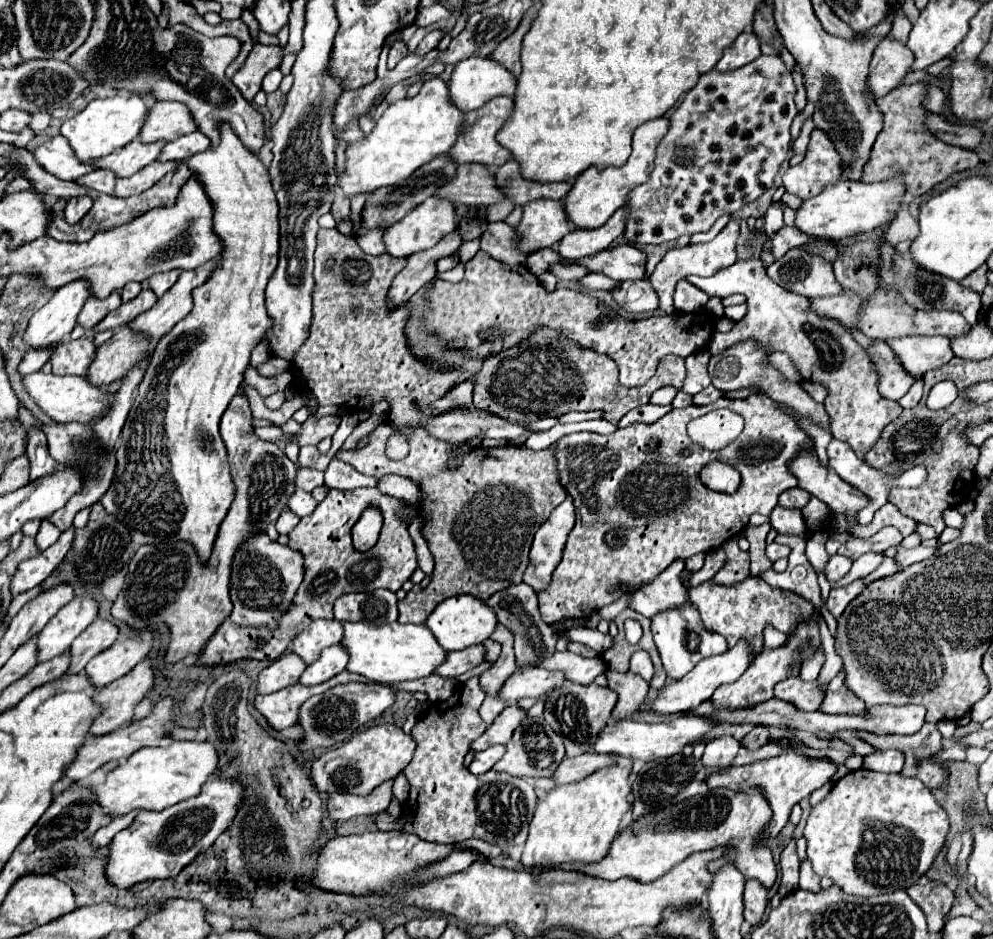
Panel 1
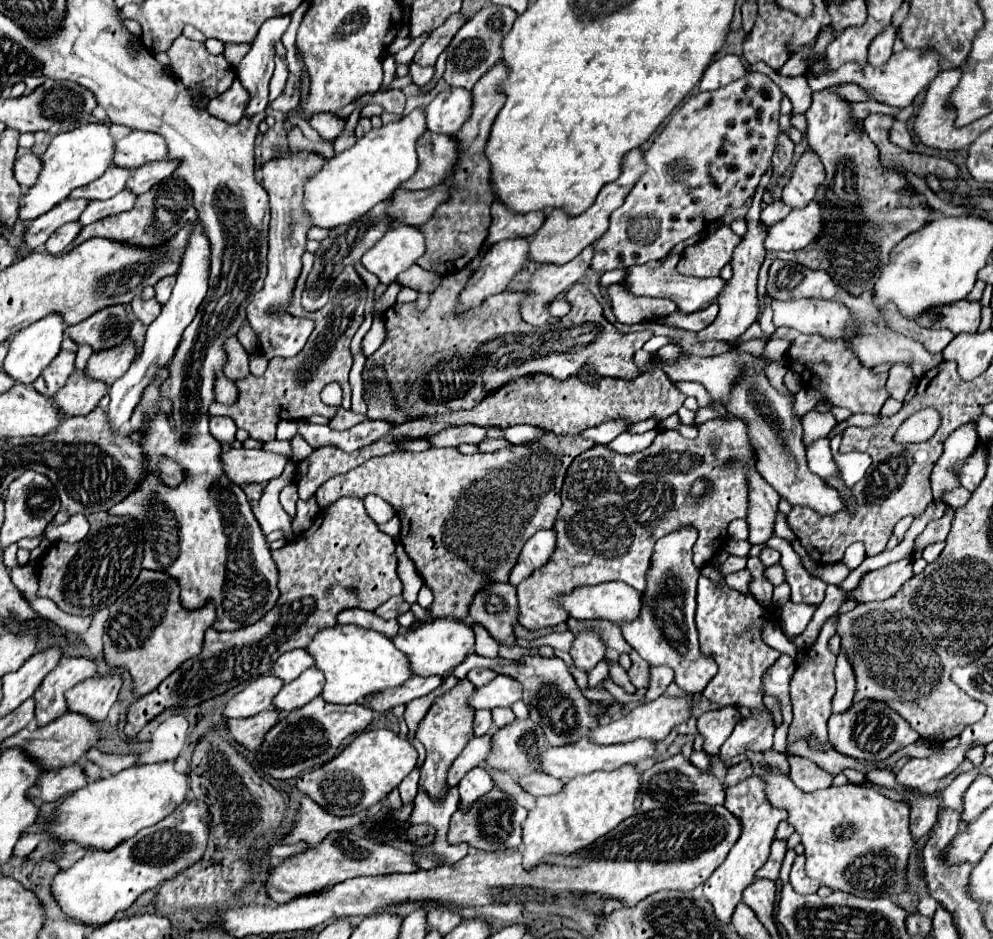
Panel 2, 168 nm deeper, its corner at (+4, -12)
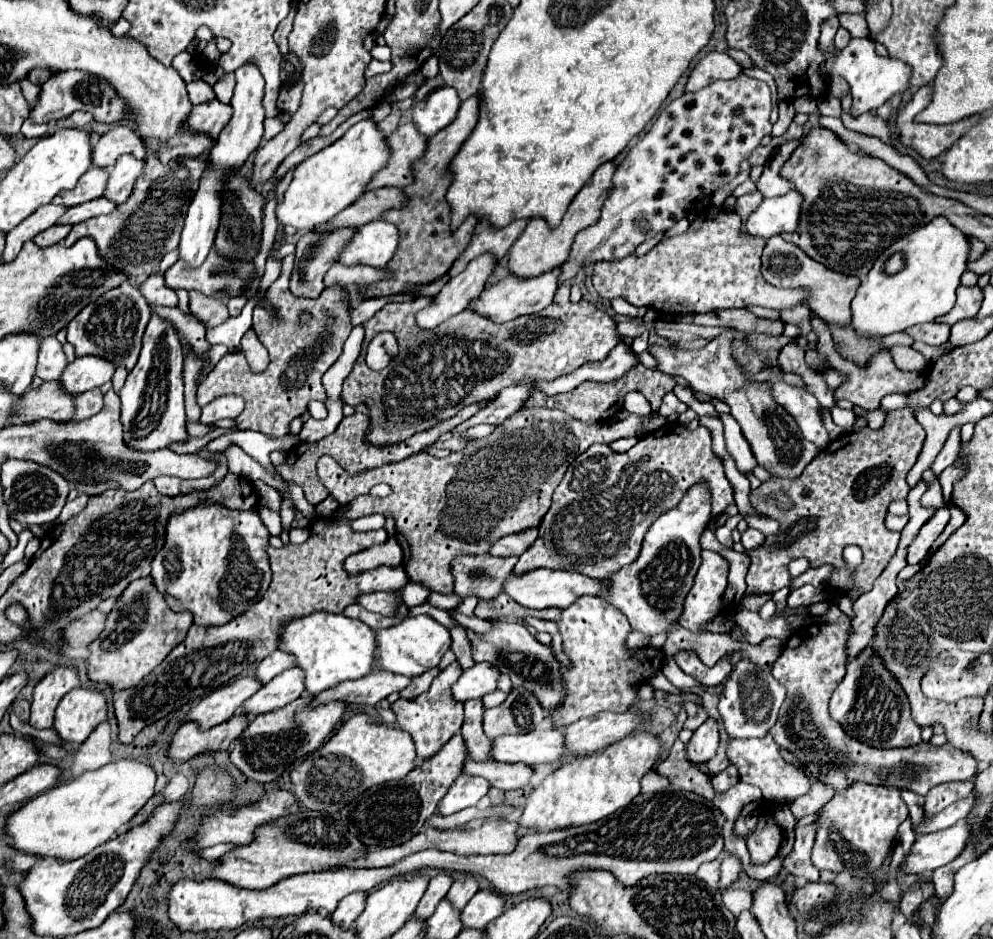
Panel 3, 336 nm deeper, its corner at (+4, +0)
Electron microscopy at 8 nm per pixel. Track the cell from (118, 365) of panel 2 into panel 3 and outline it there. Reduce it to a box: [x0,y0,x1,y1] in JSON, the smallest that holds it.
[61,356,117,396]

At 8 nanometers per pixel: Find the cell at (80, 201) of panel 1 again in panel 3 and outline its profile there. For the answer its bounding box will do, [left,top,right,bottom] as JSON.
[33,224,73,246]

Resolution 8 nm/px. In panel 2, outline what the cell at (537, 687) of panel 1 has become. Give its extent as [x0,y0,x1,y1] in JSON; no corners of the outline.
[469,676,523,710]

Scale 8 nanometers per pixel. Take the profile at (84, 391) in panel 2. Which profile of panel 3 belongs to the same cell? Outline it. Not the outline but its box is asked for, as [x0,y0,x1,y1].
[17,382,75,422]

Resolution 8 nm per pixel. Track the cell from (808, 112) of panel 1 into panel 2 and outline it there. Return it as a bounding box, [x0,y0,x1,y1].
[747,62,812,114]

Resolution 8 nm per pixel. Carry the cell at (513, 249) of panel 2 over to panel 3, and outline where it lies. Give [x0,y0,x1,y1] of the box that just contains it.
[417,252,497,328]

